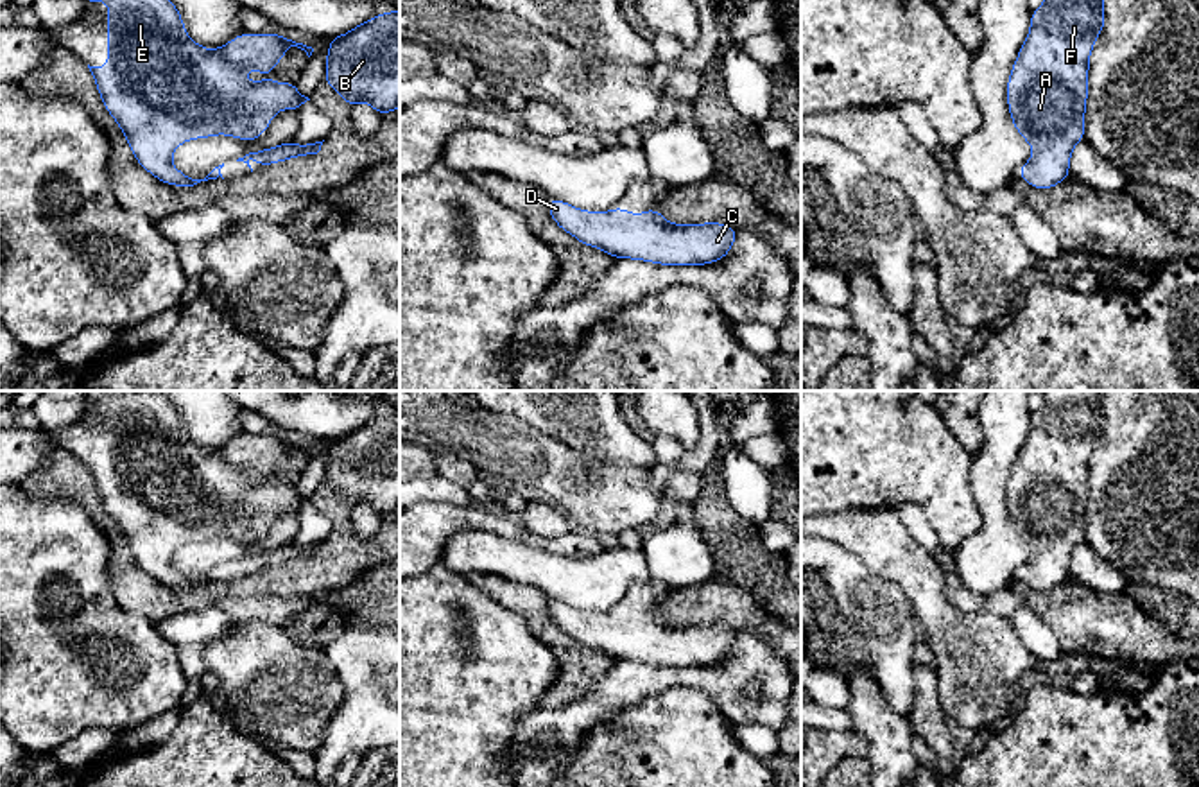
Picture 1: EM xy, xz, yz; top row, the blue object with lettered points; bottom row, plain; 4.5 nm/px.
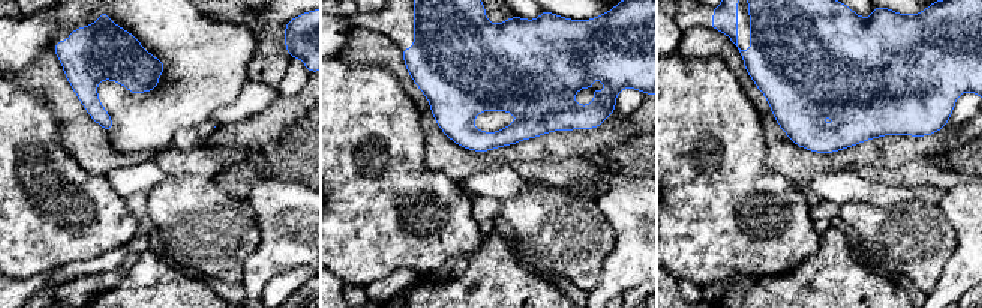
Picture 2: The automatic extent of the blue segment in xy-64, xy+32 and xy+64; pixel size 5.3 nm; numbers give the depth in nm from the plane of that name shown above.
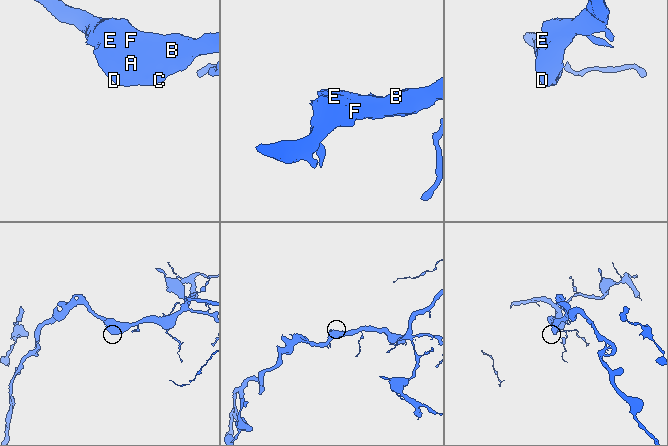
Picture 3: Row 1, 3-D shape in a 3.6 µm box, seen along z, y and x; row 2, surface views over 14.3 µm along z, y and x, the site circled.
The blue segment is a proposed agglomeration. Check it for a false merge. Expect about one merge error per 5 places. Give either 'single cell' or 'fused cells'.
single cell

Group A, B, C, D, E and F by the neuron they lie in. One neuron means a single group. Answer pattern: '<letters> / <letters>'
A B C D E F

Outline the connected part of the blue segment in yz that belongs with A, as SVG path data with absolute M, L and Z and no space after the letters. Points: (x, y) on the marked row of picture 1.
M1043 0L1043 5L1031 13L1027 39L1007 79L1007 108L1013 125L1032 147L1032 158L1020 167L1020 177L1036 190L1048 190L1070 176L1072 149L1084 140L1090 54L1104 23L1104 0Z

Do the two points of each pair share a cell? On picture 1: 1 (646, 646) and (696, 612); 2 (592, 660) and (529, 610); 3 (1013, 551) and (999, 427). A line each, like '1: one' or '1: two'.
1: two
2: one
3: one

